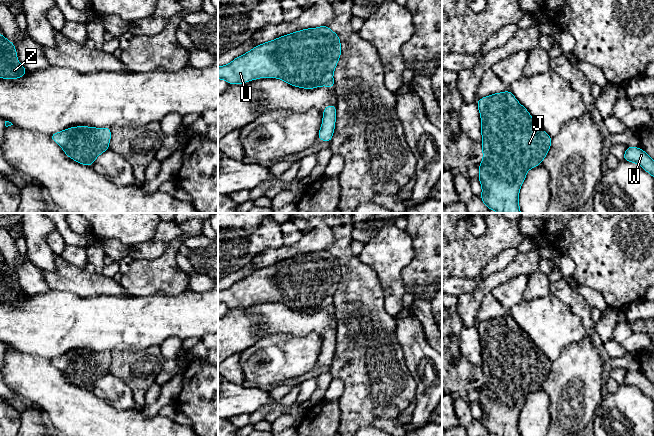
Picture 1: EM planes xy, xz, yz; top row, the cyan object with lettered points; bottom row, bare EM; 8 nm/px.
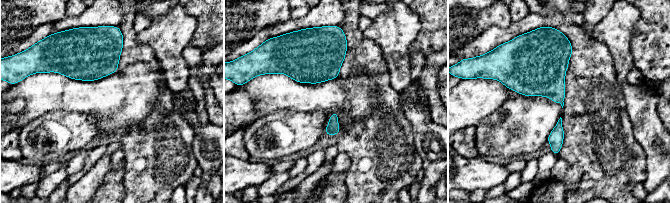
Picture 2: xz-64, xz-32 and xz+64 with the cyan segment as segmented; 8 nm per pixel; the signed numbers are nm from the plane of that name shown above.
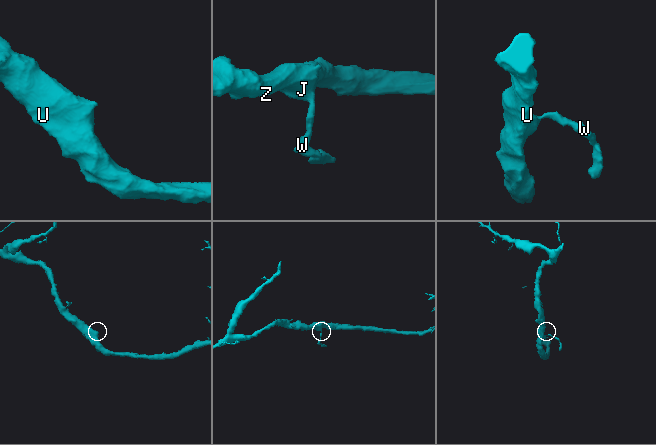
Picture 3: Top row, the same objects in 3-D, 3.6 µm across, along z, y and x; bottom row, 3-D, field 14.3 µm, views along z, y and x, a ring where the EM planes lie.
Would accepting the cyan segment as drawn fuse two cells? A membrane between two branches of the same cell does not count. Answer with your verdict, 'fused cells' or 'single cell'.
single cell

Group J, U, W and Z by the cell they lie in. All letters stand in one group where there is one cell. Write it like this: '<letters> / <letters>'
J U W Z

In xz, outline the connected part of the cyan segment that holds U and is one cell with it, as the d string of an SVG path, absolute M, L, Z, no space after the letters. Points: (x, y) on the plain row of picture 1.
M323 249L254 271L231 287L218 291L218 303L231 309L258 302L279 302L304 313L334 312L333 297L340 279L339 260Z

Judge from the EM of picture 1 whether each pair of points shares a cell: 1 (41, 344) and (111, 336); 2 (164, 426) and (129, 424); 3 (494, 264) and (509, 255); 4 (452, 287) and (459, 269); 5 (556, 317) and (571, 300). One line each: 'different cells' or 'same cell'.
1: same cell
2: same cell
3: same cell
4: different cells
5: different cells

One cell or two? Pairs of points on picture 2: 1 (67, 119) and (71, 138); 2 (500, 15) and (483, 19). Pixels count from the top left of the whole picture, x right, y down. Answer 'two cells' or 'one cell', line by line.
1: one cell
2: one cell

